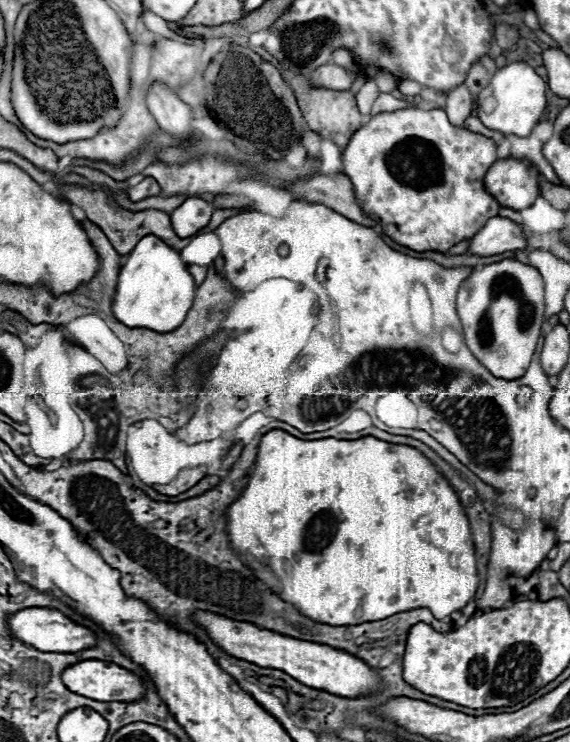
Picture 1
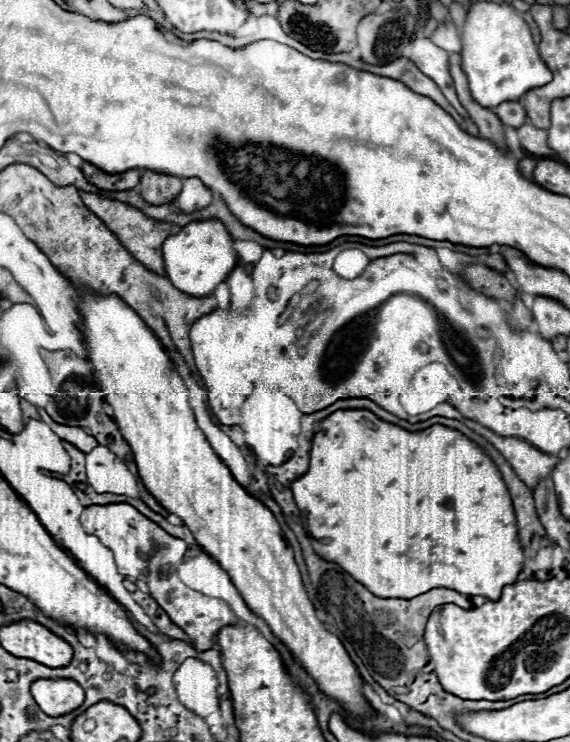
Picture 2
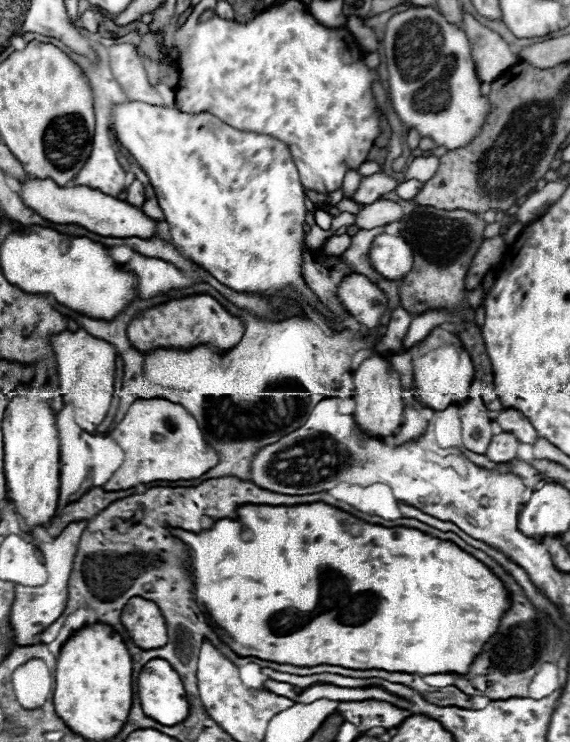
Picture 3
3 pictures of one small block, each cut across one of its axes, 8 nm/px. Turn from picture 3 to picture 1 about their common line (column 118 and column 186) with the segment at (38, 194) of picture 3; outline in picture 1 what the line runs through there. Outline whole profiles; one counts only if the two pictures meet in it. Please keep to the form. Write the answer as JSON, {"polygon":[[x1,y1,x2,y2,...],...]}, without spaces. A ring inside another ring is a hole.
{"polygon":[[188,198,182,206,178,206,170,214,172,226,180,238,194,236,198,230,202,230,210,222,210,216,214,210,216,208,212,204,208,204,200,198]]}

